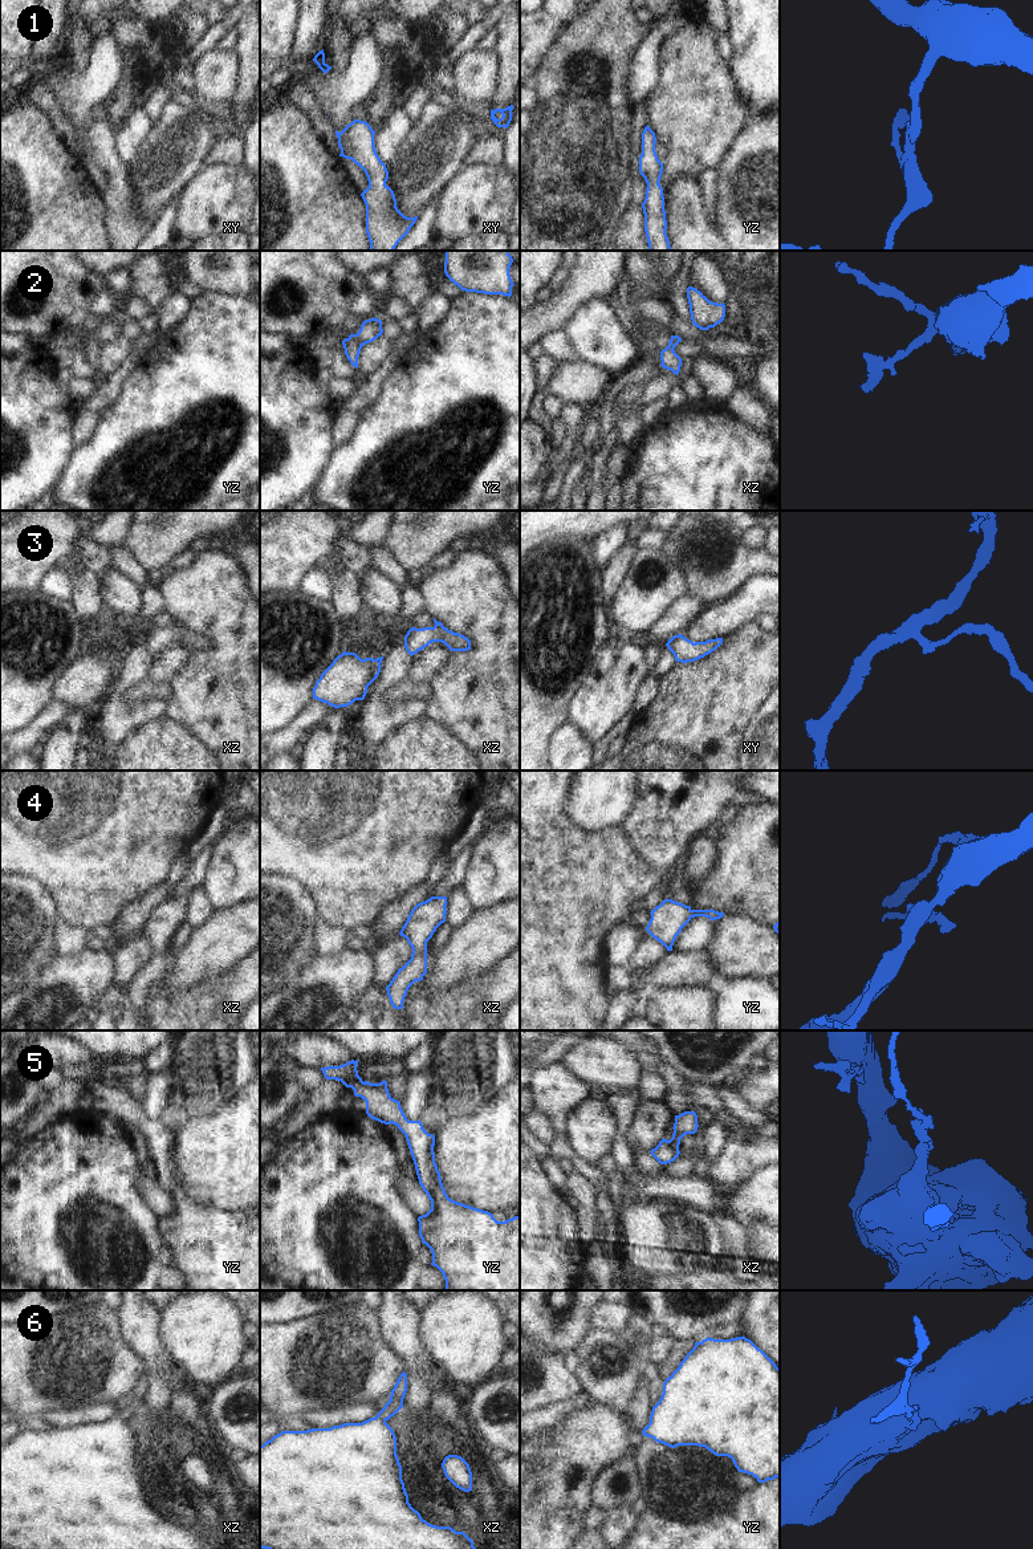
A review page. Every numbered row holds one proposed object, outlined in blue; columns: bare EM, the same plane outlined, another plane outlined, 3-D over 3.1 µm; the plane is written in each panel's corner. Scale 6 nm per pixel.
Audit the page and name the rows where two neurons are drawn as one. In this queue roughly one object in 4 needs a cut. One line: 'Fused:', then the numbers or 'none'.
Fused: 2

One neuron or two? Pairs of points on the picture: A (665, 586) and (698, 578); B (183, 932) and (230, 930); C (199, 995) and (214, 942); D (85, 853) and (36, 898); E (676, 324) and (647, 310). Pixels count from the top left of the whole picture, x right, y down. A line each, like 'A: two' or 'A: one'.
A: two
B: two
C: two
D: two
E: one

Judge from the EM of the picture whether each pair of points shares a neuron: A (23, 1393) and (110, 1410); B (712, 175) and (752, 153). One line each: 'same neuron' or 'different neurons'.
A: different neurons
B: different neurons

